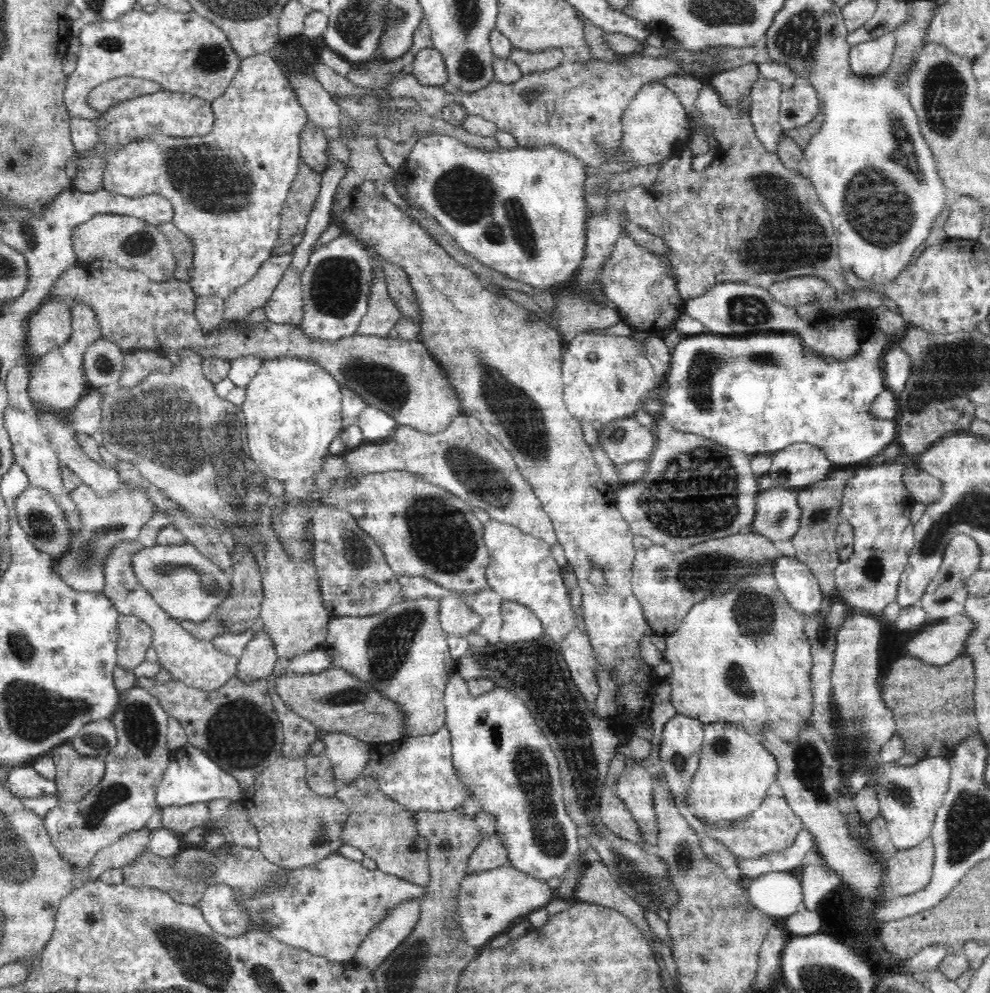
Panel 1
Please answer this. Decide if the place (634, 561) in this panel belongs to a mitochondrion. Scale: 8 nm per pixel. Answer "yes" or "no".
no

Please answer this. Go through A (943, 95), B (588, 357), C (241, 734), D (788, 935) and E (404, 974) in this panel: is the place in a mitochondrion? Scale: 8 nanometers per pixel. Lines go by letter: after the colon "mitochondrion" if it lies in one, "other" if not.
A: mitochondrion
B: other
C: mitochondrion
D: other
E: mitochondrion

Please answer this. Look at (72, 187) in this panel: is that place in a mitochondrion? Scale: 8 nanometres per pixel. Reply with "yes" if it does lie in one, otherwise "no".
no

